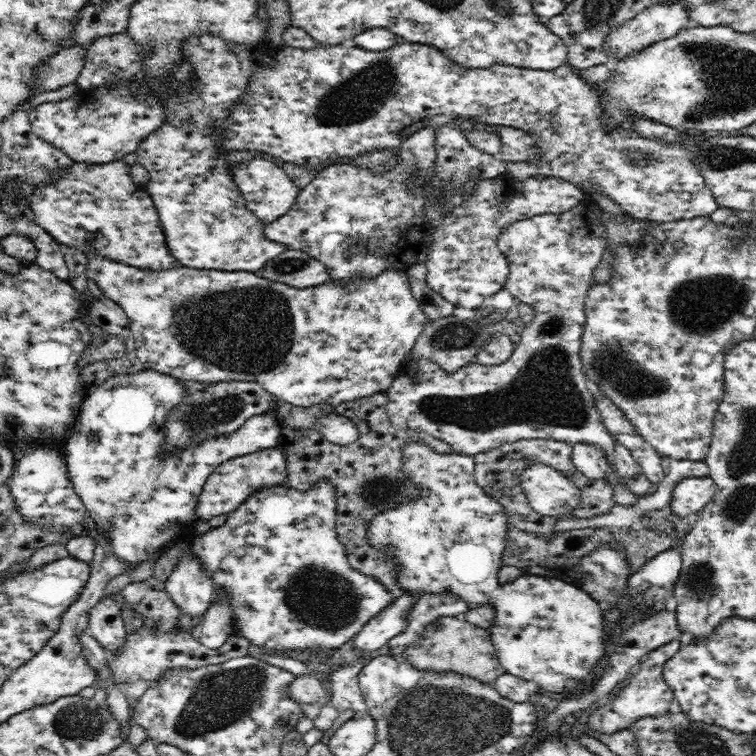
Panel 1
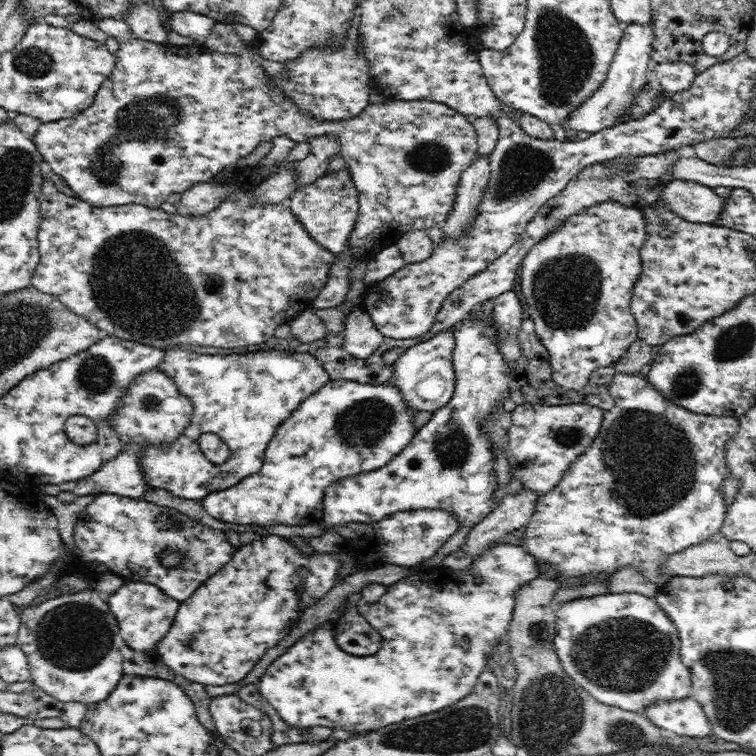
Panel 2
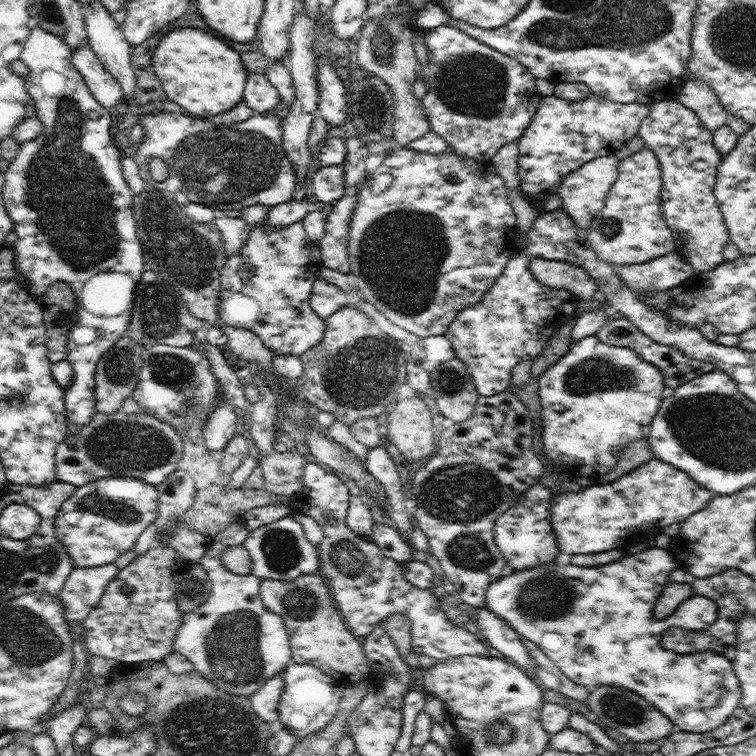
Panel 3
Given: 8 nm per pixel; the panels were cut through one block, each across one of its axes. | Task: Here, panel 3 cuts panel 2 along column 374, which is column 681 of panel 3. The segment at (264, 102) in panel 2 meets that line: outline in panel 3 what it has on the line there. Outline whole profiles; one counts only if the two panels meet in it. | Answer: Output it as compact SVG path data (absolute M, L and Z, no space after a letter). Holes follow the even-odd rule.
M677 98L661 100L651 104L650 114L642 120L639 135L645 146L651 148L658 157L662 177L661 211L668 228L675 238L676 252L693 266L695 274L715 273L719 264L725 261L723 250L729 240L729 230L723 219L720 205L714 197L719 164L724 156L717 151L713 132L702 126L696 112L684 106Z

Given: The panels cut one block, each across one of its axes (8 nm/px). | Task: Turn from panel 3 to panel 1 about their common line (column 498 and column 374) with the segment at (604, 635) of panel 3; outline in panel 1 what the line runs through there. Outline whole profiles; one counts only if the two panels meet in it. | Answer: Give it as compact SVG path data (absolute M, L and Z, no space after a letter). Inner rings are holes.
M320 480L308 490L296 490L290 486L272 486L272 488L262 488L252 492L238 508L227 514L225 523L218 528L208 530L208 532L198 535L191 539L191 548L194 555L202 567L210 573L212 581L218 594L226 596L226 601L232 607L233 630L249 640L251 646L255 648L268 648L270 653L274 650L320 650L321 654L326 654L330 650L336 650L348 642L352 642L362 626L366 625L370 618L374 618L378 613L382 613L389 605L392 605L395 597L387 590L380 581L361 574L358 570L351 568L347 560L345 547L339 542L338 532L336 531L336 509L337 498L335 488L329 480Z

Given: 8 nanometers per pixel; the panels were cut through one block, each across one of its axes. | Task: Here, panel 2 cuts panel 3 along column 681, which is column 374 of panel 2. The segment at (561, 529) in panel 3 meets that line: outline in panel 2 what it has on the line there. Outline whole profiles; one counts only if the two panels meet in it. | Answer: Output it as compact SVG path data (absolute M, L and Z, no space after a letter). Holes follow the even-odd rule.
M469 318L454 326L455 344L453 347L453 365L455 370L455 389L452 398L441 409L435 410L428 422L425 422L408 443L389 463L376 470L341 478L325 488L323 496L323 515L320 524L326 529L336 529L348 522L373 524L380 522L394 512L410 510L445 510L451 512L462 528L474 527L484 520L495 508L494 496L498 490L498 478L494 472L494 451L492 439L486 431L486 420L498 412L498 408L507 408L509 396L516 386L516 374L512 374L510 365L496 342L486 333L488 324L483 320Z

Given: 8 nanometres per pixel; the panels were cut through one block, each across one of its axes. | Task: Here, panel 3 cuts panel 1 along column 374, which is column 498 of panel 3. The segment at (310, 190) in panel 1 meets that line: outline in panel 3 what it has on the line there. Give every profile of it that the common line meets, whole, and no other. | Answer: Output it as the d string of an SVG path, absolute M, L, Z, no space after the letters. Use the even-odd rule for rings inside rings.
M407 146L403 147L401 150L392 151L390 150L386 154L384 162L377 168L376 173L372 176L369 184L364 184L362 189L358 190L358 198L356 198L357 203L353 210L353 215L351 218L350 227L350 238L348 239L348 252L349 252L349 265L350 273L352 276L356 276L356 286L362 294L364 294L366 300L372 303L388 320L393 322L398 327L404 329L405 331L421 336L426 339L429 337L444 336L448 327L450 327L451 322L456 318L456 315L464 308L472 306L473 304L479 303L480 299L484 296L485 292L489 291L489 288L496 282L497 276L503 272L506 263L512 256L517 255L520 252L520 246L518 245L519 230L517 227L515 212L513 211L512 205L510 204L510 199L508 199L508 187L504 185L504 179L498 174L496 167L491 163L490 160L474 160L470 157L461 157L456 153L446 150L440 154L418 152L409 149Z

